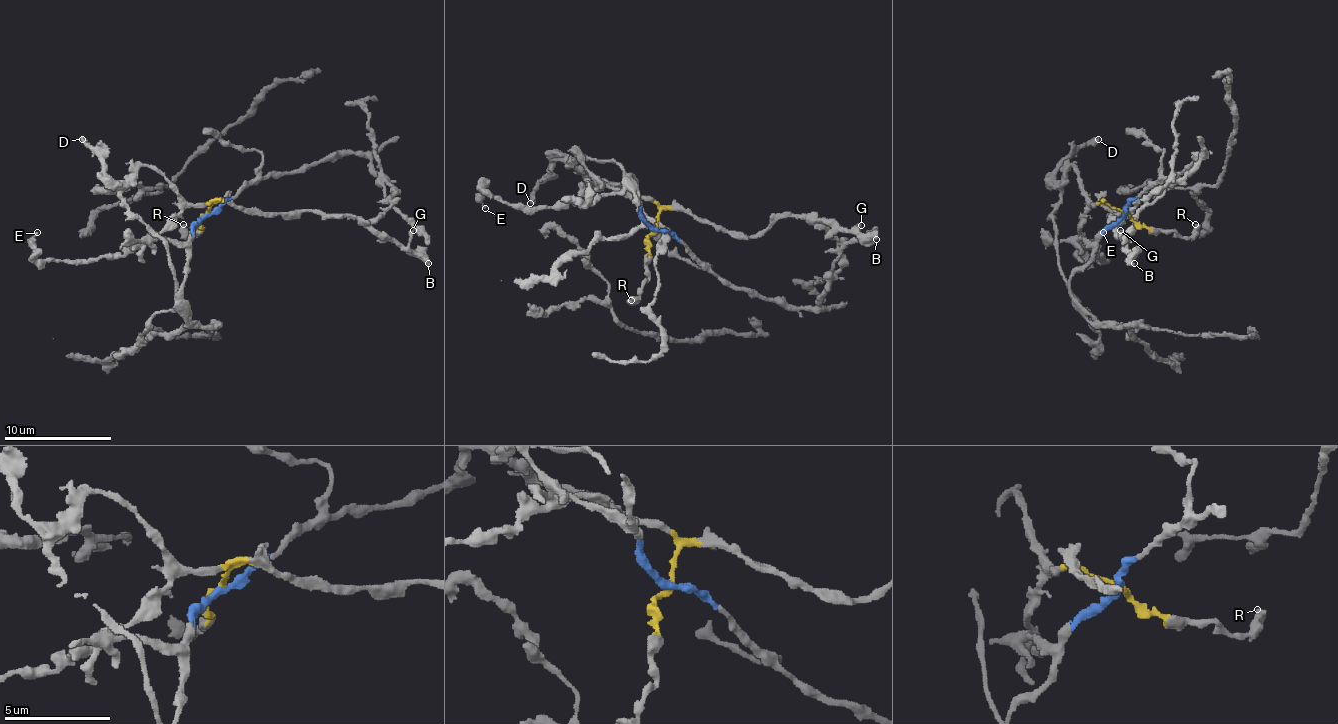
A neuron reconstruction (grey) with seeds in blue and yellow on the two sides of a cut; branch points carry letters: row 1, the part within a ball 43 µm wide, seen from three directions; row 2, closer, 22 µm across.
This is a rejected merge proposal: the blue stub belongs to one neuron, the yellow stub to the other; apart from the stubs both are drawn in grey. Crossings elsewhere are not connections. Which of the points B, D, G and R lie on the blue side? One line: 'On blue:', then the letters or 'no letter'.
On blue: no letter

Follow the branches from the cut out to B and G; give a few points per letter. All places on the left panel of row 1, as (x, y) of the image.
B: (206, 213), (220, 202), (233, 202), (265, 213), (313, 210), (359, 216), (428, 264)
G: (206, 213), (214, 202), (233, 202), (265, 213), (313, 210), (364, 218), (404, 245), (412, 229)

